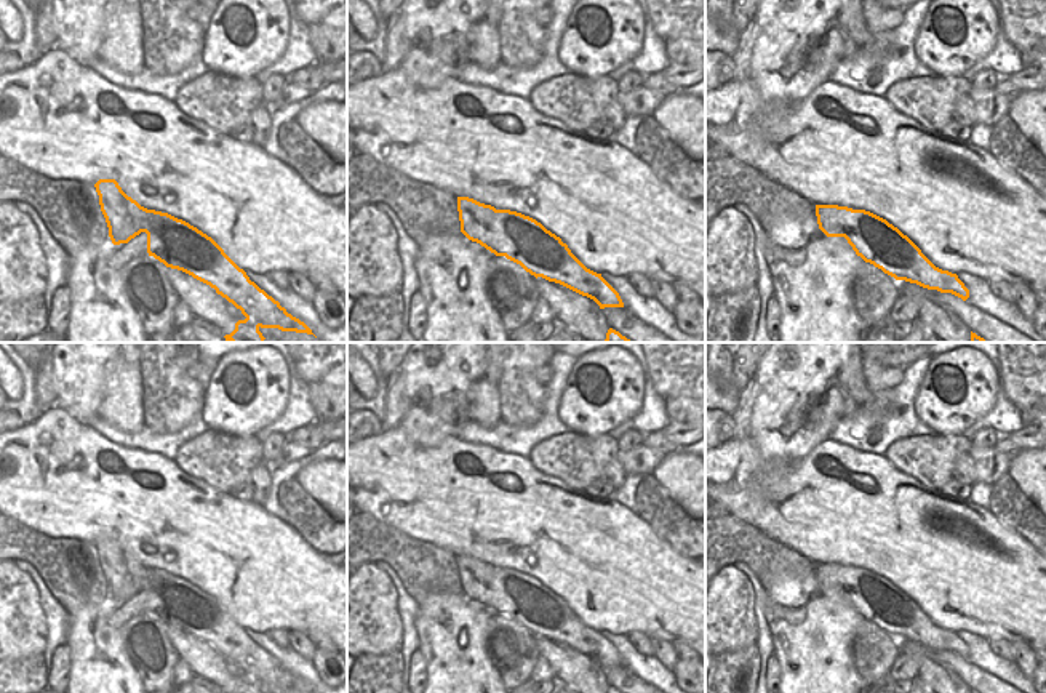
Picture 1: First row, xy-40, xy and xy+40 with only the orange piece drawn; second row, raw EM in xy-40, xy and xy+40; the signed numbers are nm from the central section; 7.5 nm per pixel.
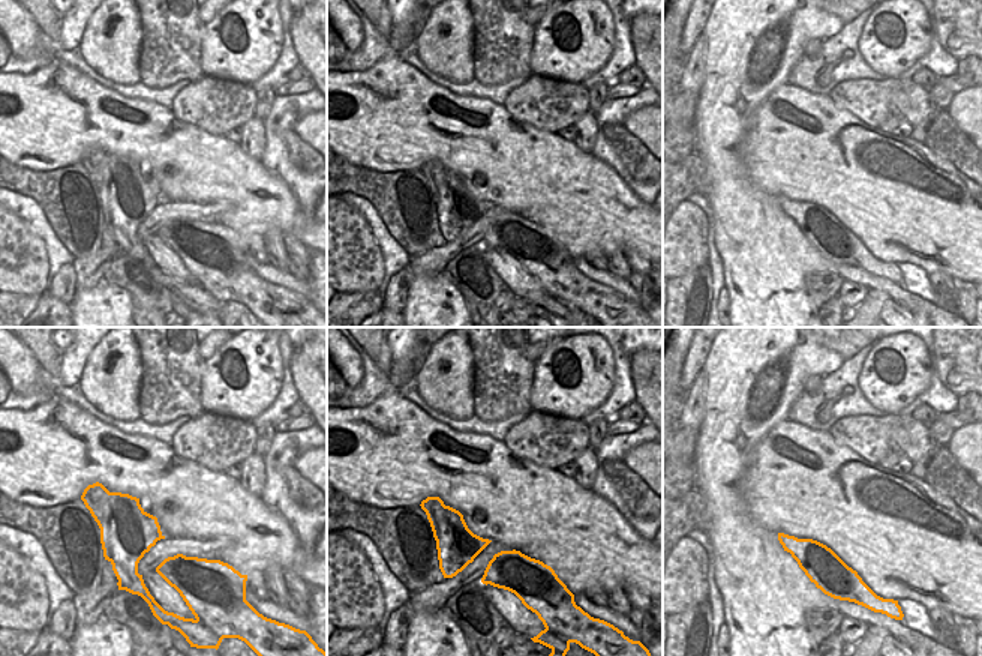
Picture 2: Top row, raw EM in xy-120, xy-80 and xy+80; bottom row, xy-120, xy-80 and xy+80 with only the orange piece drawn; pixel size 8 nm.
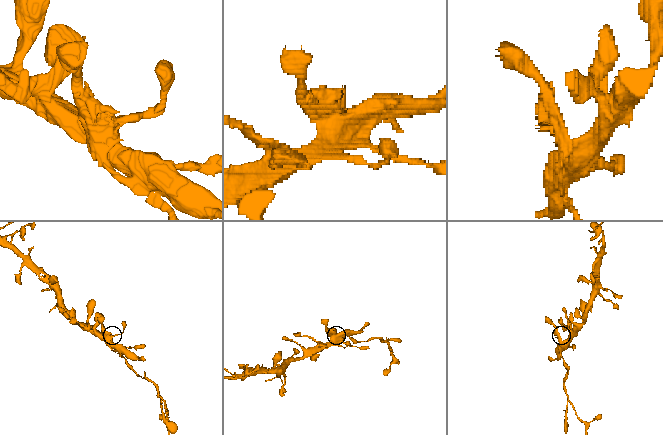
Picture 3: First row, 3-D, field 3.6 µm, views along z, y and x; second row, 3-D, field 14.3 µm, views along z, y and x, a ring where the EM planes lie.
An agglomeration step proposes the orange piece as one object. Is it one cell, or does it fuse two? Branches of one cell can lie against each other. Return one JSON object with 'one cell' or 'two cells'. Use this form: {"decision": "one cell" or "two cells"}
{"decision": "two cells"}

